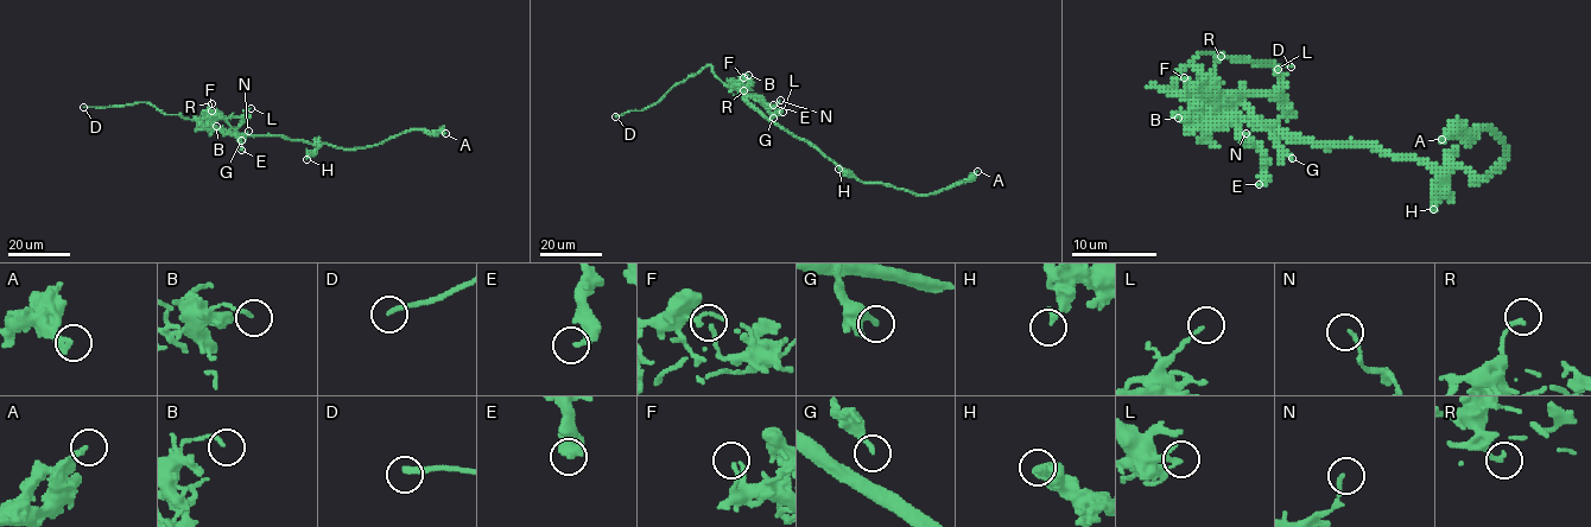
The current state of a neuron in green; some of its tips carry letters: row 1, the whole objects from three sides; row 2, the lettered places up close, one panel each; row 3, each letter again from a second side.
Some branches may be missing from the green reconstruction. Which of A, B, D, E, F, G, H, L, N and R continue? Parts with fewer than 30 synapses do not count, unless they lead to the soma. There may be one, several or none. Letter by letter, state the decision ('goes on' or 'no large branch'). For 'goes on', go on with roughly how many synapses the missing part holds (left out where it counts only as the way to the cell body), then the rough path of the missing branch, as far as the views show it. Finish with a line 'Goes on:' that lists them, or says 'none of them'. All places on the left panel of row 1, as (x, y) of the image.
A: no large branch
B: no large branch
D: goes on; missing branch runs (83, 107), (65, 106), (61, 110)
E: no large branch
F: no large branch
G: no large branch
H: no large branch
L: no large branch
N: no large branch
R: no large branch
Goes on: D

